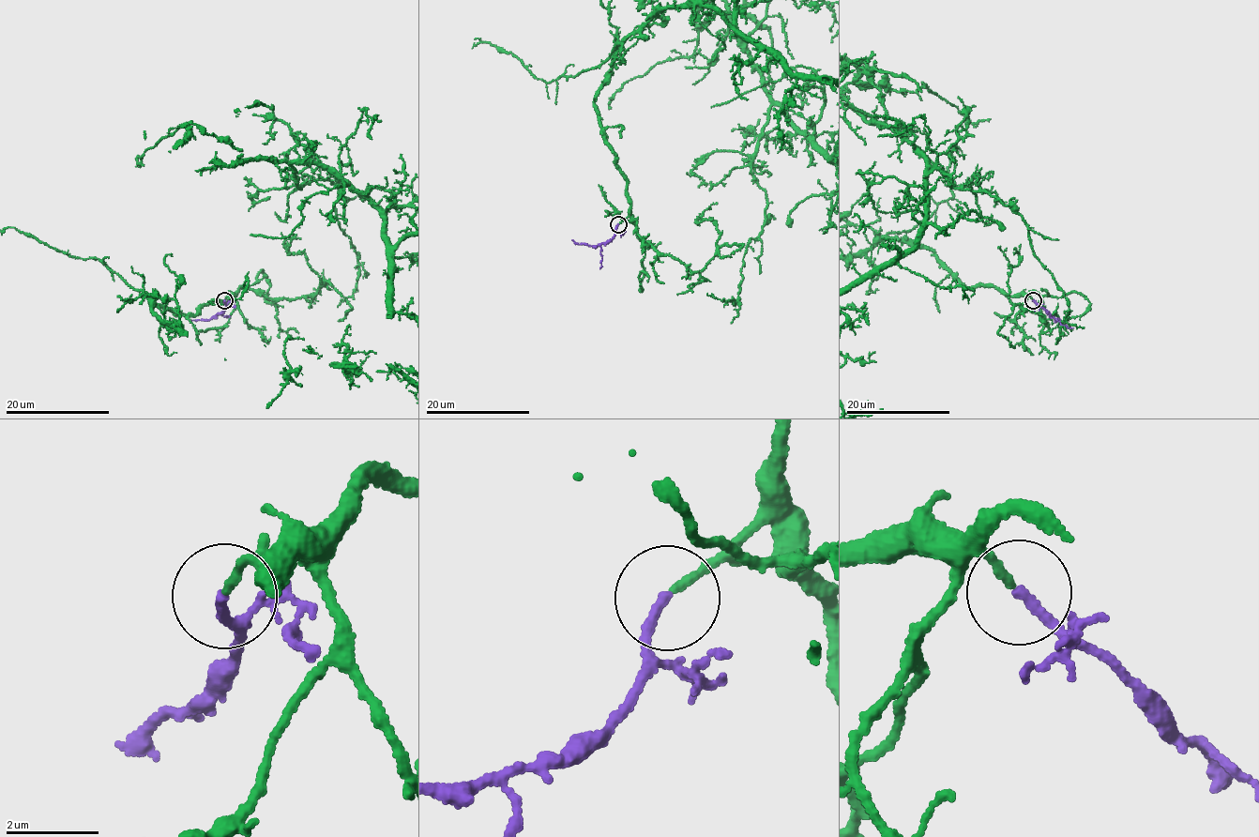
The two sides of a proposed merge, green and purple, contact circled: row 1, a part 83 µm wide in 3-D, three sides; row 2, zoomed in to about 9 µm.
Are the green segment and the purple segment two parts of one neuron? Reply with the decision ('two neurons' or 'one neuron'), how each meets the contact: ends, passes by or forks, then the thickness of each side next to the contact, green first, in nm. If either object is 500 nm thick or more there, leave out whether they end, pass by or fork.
one neuron; green ends there; purple ends there; 170 nm thick on the green side, 220 nm on the other

